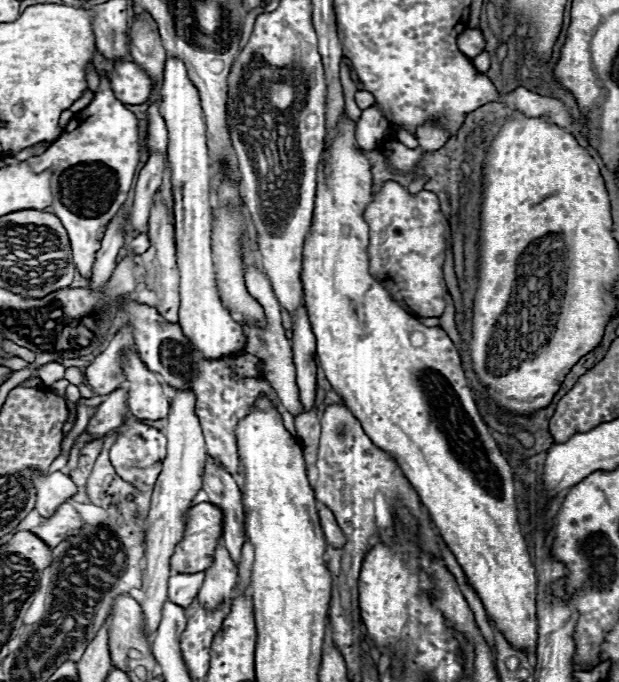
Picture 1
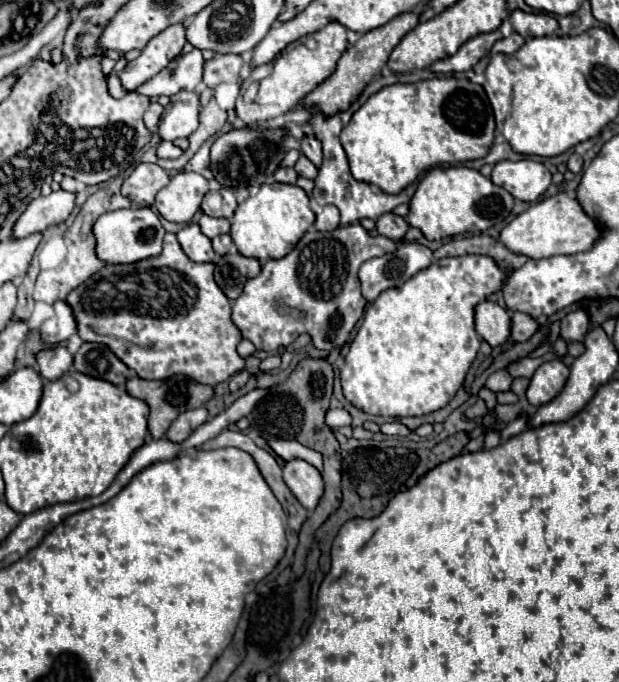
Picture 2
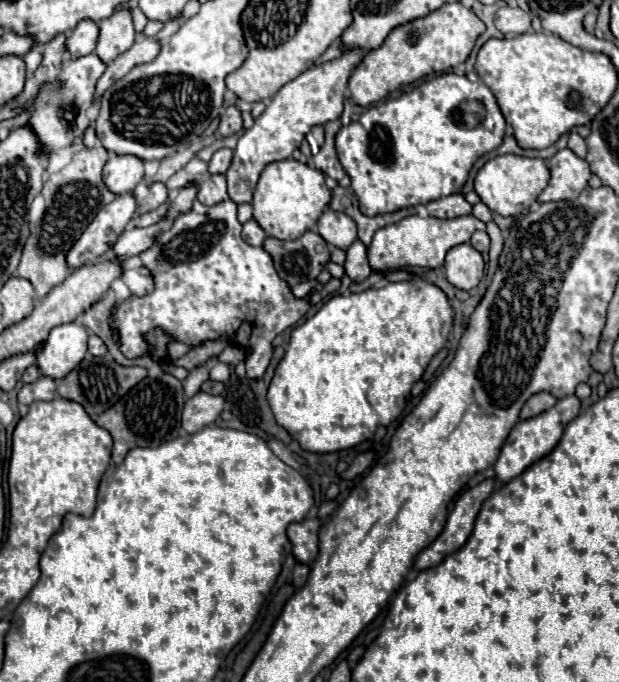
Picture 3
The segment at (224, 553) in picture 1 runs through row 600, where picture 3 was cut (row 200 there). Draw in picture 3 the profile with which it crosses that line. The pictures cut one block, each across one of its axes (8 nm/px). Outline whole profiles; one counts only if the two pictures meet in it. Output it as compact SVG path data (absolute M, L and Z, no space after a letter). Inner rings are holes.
M206 174L198 184L198 200L204 204L216 204L228 200L226 192L226 176L222 174Z

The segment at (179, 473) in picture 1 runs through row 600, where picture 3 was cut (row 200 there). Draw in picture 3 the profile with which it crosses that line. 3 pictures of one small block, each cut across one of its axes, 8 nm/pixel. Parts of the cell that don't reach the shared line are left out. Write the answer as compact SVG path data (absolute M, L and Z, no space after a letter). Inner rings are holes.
M154 182L150 186L148 196L142 200L142 204L138 206L136 214L146 214L150 210L156 210L160 204L164 204L164 198L168 198L168 188L162 182Z

